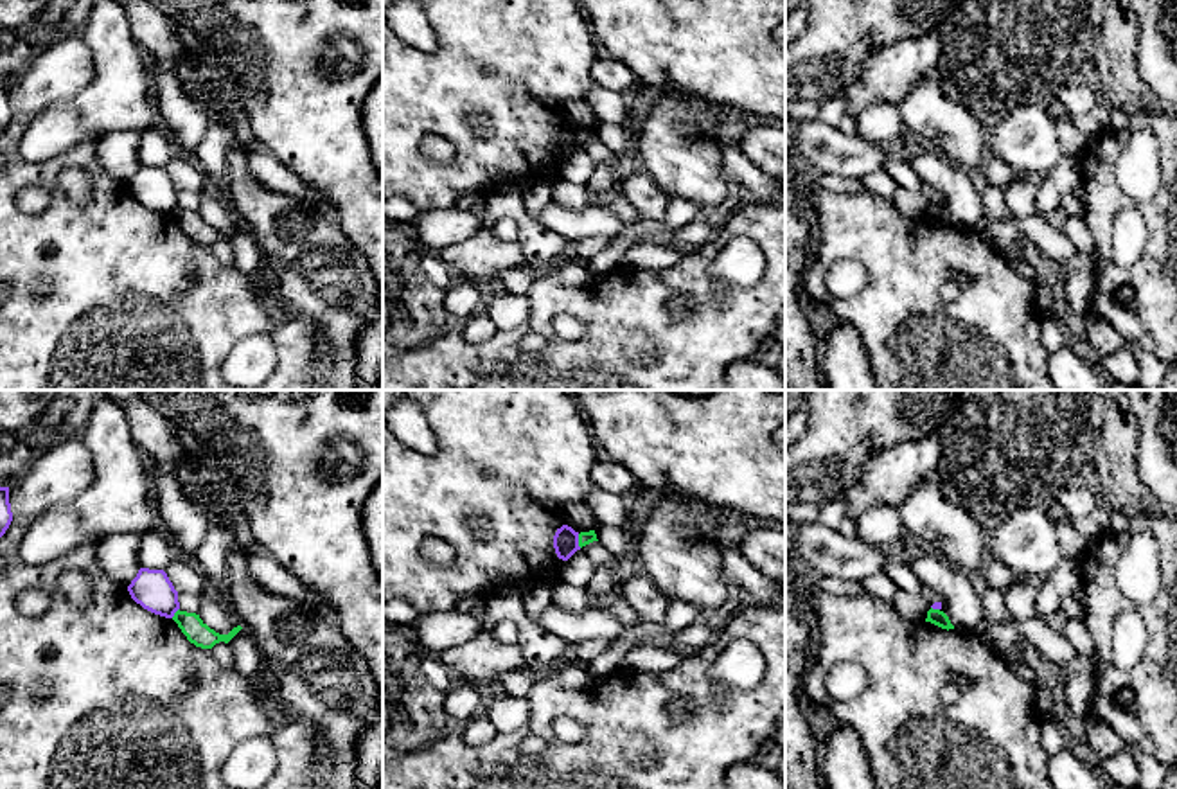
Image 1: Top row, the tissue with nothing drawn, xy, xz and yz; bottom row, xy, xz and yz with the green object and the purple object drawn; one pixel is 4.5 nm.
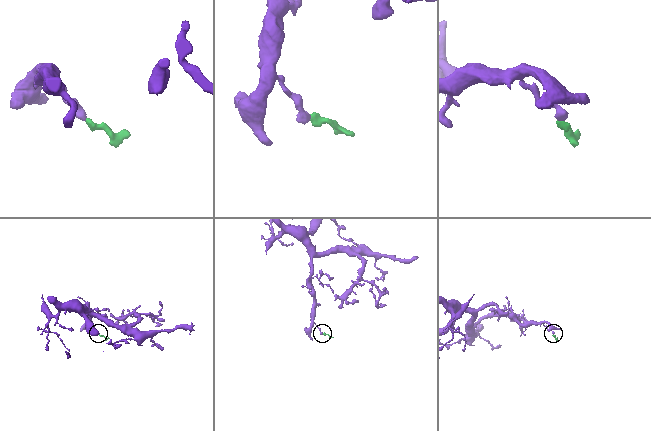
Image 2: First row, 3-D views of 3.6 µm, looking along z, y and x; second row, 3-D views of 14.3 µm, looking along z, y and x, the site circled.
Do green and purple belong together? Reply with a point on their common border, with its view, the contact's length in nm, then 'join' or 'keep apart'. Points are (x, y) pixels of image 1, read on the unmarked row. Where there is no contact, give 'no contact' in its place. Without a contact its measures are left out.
xz (579, 139) | 70 nm | keep apart

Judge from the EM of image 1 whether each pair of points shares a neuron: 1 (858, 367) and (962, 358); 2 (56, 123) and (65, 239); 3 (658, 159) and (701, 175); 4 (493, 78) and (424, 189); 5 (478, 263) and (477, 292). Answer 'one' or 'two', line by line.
1: two
2: two
3: one
4: one
5: two

